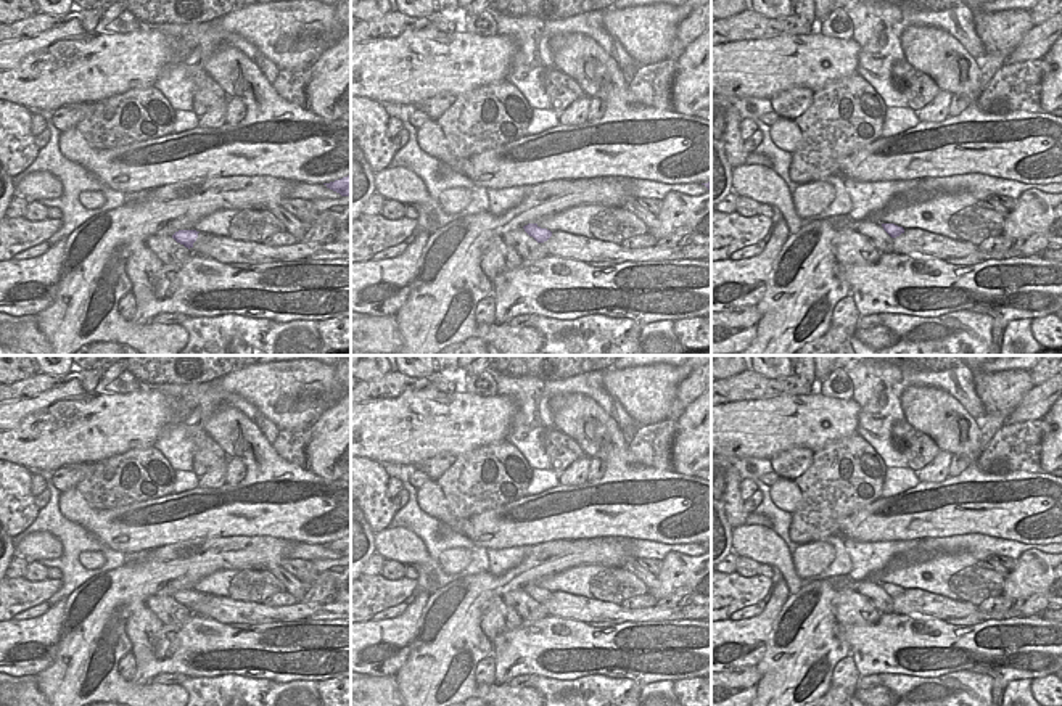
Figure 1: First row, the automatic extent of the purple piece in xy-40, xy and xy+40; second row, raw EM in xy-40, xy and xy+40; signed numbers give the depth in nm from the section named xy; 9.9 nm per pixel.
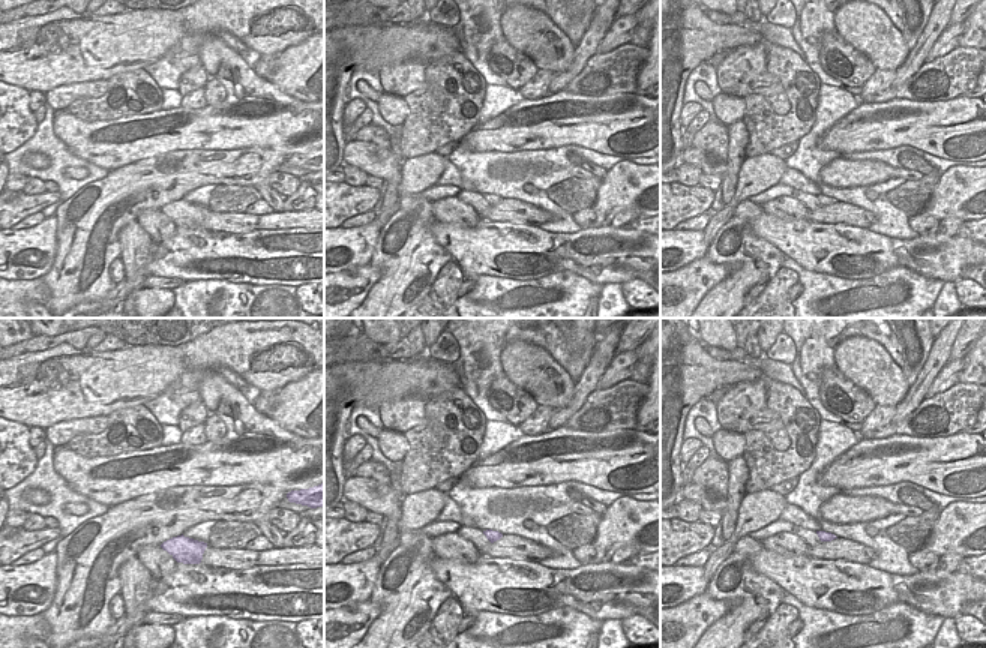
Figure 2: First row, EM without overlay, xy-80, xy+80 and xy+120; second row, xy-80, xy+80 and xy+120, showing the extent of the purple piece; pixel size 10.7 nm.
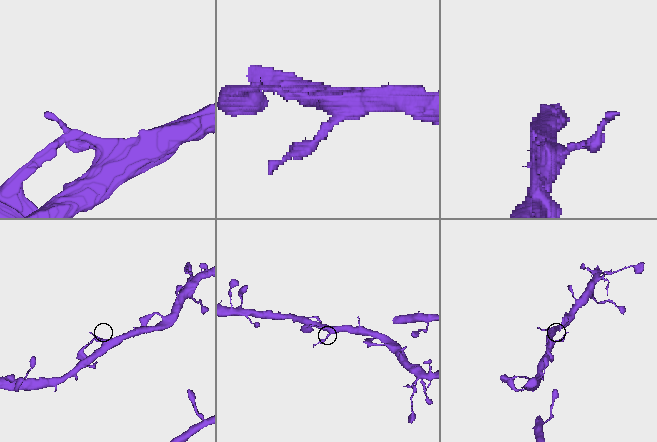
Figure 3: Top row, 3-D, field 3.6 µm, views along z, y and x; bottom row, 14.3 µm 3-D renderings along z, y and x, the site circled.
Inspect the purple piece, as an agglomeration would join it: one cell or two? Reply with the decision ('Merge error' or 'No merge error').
No merge error

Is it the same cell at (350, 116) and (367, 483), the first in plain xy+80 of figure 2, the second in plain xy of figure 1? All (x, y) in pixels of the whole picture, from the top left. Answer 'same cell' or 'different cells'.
different cells

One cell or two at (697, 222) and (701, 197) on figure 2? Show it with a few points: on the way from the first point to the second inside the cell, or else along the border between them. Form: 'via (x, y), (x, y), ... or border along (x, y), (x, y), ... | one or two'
border along (704, 212), (683, 219), (676, 227) | two

